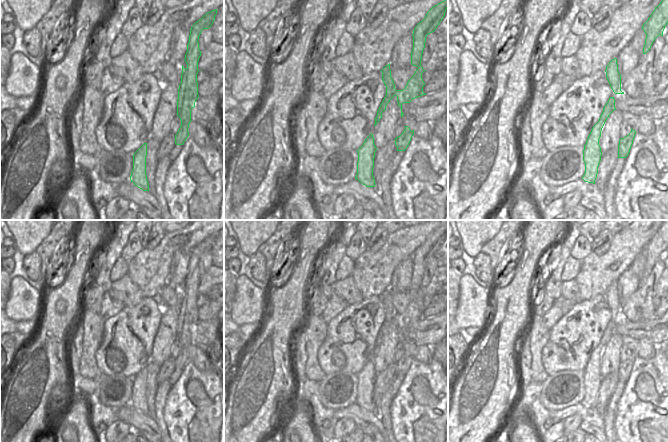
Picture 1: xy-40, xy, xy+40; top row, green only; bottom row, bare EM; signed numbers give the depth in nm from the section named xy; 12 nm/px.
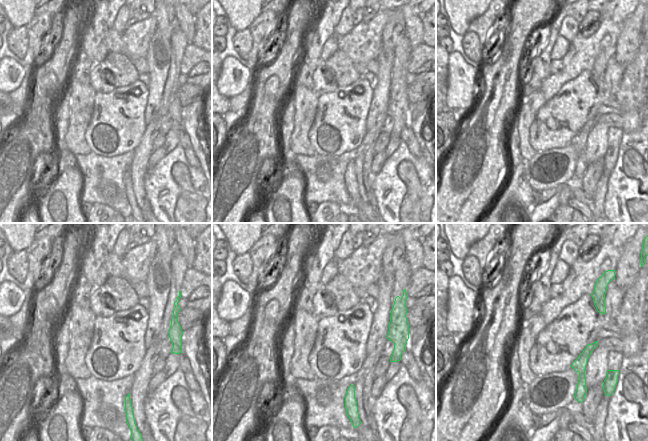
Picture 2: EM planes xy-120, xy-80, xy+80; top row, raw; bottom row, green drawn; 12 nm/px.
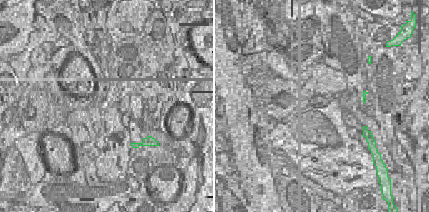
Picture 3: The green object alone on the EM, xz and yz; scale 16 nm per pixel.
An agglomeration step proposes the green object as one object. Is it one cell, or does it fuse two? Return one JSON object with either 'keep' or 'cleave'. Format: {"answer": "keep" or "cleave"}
{"answer": "cleave"}

